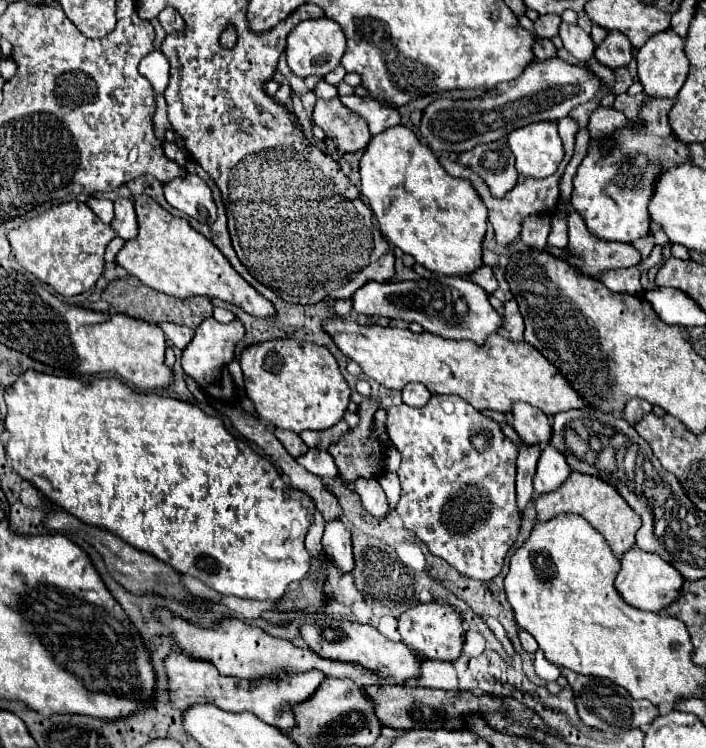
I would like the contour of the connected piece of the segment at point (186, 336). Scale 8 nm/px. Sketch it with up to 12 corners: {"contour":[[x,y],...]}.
{"contour":[[163,323],[159,327],[181,351],[191,343],[193,329]]}

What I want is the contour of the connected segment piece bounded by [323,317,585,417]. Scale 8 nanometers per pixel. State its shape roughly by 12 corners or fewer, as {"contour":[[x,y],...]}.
{"contour":[[323,319],[367,379],[477,411],[585,407],[525,341]]}

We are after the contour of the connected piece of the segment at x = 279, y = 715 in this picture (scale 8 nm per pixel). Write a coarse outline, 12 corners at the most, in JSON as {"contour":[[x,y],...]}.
{"contour":[[171,651],[169,703],[249,711],[283,731],[289,707],[325,679],[319,671],[245,683]]}

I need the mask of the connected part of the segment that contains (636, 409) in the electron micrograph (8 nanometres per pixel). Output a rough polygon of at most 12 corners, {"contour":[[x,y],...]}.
{"contour":[[642,399],[627,402],[624,418],[631,426],[653,406]]}

